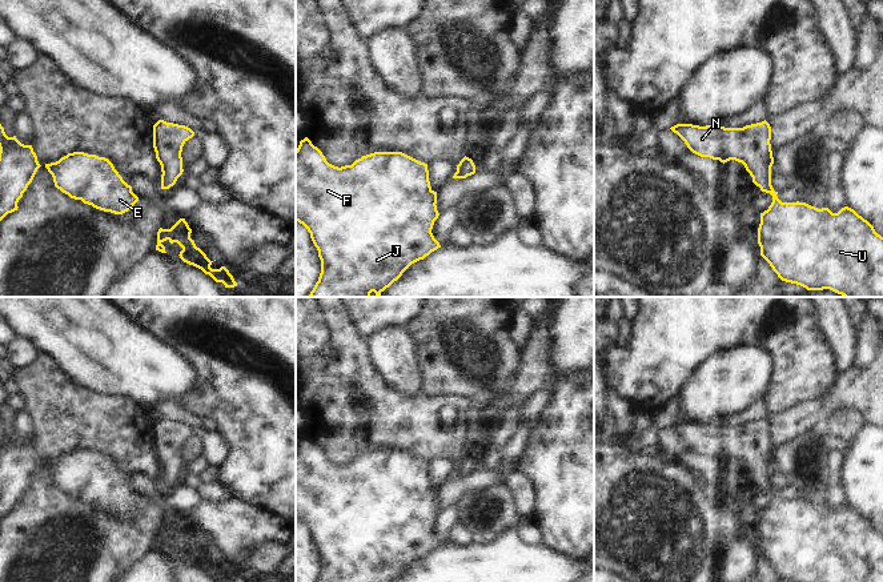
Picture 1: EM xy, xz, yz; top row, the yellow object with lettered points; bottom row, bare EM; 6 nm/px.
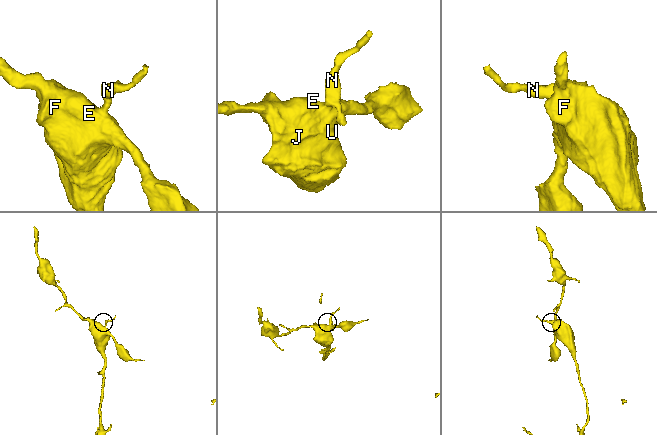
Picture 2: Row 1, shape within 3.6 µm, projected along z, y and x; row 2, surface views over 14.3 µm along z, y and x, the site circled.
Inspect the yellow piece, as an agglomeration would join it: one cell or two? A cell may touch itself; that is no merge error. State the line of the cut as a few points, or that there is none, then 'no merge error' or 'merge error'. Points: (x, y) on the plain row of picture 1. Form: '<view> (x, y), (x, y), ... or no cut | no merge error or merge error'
no cut | no merge error

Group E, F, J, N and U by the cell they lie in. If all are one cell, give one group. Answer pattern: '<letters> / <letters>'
E F J N U

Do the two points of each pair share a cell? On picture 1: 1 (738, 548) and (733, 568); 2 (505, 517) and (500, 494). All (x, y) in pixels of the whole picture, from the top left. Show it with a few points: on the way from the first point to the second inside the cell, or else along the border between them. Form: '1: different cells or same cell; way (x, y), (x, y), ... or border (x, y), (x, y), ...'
1: same cell; way (738, 553), (738, 562)
2: same cell; way (502, 512), (502, 502), (500, 500)

